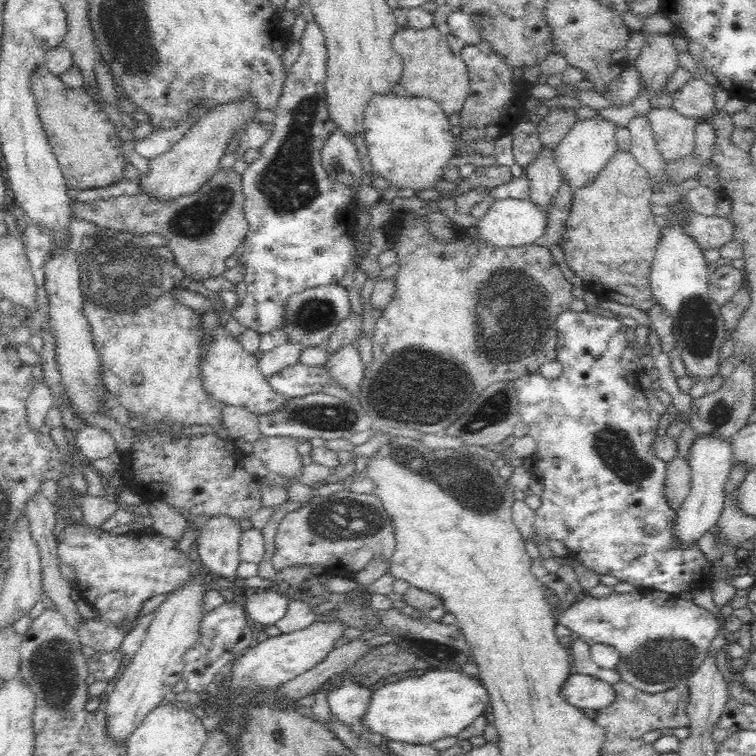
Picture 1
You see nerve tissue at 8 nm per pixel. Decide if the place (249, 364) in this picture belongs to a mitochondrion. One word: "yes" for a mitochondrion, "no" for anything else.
no

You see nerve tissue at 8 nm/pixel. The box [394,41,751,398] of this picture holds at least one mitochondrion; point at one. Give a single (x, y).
(510, 322)

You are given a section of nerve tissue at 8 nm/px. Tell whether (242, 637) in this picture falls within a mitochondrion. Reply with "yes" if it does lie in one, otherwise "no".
no

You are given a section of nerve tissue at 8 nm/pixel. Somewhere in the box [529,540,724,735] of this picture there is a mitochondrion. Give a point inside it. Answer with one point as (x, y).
(662, 659)

